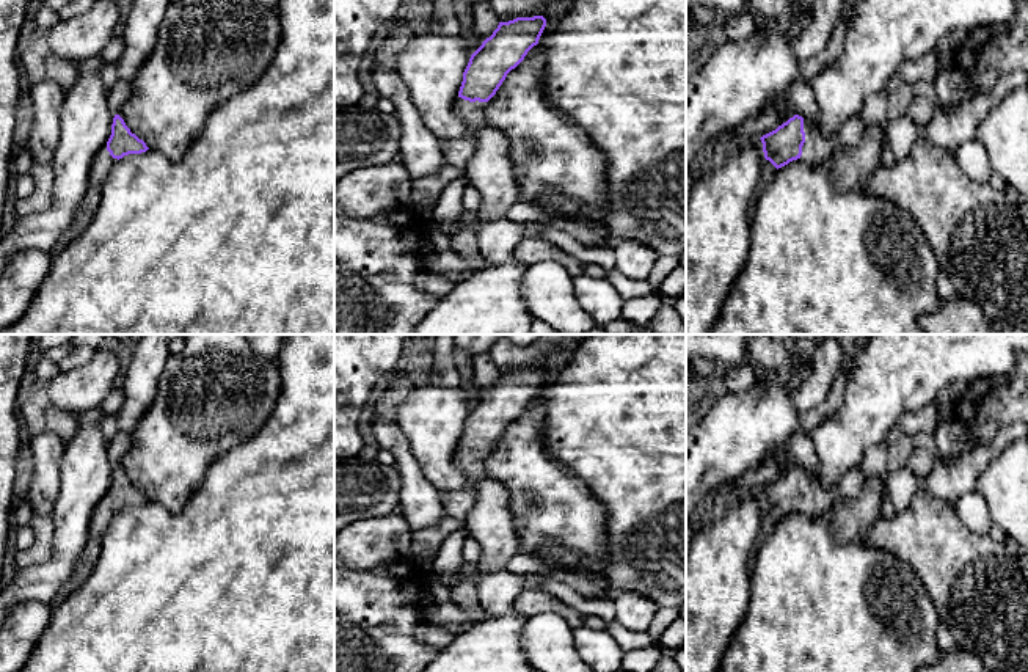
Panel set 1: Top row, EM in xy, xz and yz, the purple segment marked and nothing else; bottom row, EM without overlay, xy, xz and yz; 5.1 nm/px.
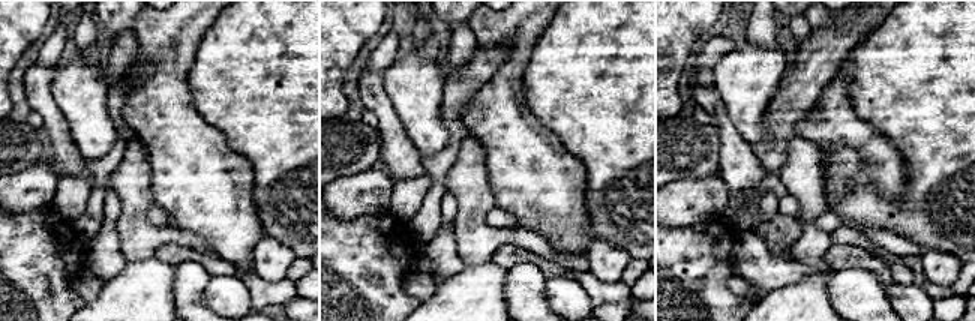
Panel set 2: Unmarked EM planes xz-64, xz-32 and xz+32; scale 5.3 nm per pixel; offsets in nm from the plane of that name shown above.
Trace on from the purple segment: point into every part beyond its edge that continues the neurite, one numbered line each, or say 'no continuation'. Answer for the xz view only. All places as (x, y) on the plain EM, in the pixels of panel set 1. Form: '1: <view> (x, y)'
1: xz (457, 504)

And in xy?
1: xy (102, 515)

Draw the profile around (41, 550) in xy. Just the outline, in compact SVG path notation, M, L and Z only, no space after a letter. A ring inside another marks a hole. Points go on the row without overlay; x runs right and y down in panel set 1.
M35 512L30 526L33 528L33 531L36 534L35 543L27 550L17 551L17 556L16 556L16 561L14 561L16 570L20 570L20 568L31 567L31 565L41 564L44 561L49 561L53 554L52 518L42 517L42 515Z

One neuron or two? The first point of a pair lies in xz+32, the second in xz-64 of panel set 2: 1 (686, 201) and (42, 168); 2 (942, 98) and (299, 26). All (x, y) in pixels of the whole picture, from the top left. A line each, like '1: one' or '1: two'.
1: one
2: one

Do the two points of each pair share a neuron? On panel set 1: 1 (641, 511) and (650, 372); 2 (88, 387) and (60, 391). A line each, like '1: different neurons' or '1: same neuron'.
1: same neuron
2: same neuron

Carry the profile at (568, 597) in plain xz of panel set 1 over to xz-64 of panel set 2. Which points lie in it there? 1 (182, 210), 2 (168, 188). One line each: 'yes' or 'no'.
1: no
2: no

